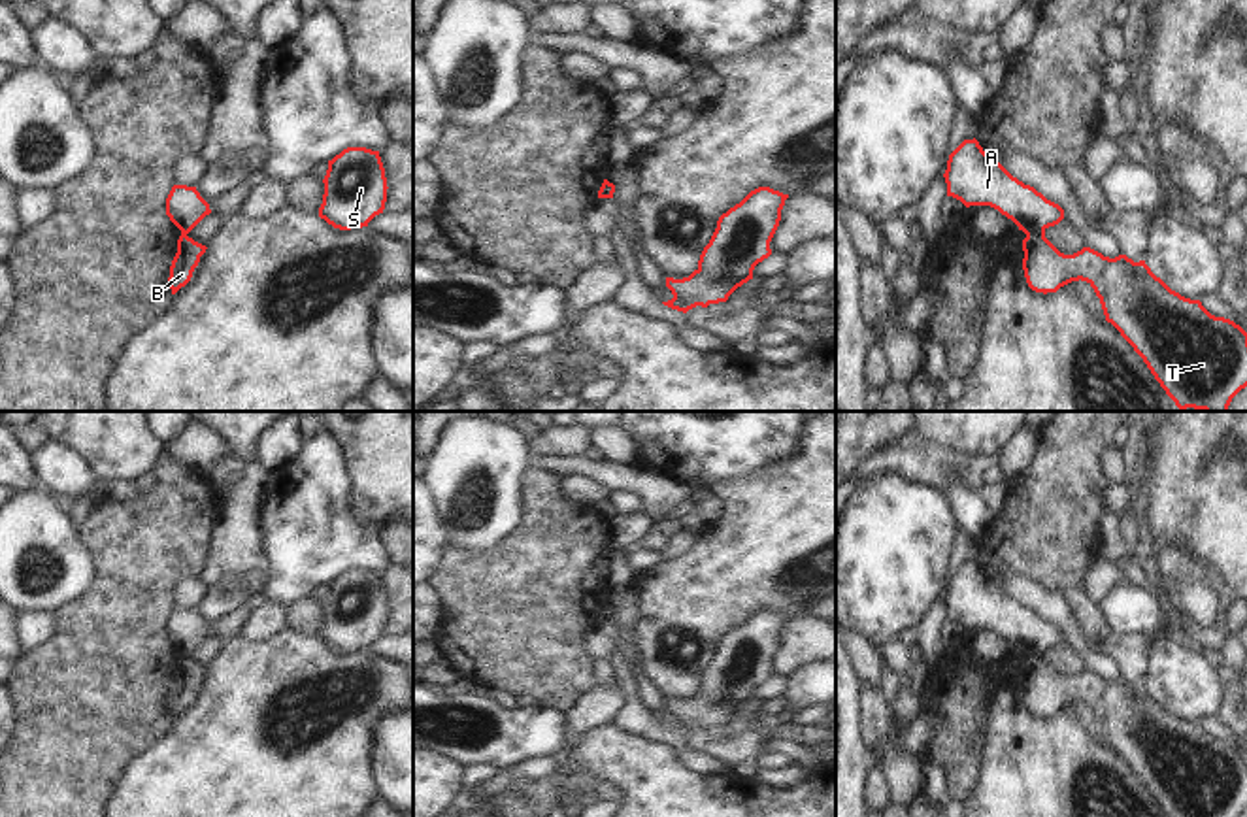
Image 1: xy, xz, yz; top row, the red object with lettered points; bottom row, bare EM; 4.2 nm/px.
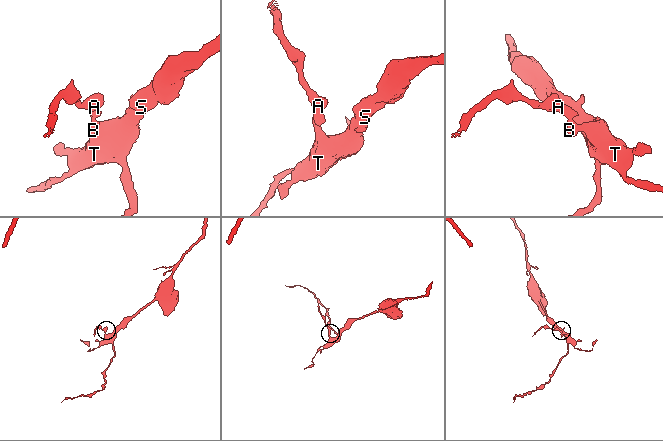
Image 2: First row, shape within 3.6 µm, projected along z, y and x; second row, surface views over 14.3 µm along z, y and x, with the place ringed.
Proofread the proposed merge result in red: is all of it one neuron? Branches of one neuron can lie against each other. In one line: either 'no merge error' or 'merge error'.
merge error

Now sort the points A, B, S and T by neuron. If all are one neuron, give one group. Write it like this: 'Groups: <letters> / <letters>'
Groups: A / B S T.

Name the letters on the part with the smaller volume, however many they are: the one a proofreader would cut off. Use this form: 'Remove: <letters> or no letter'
Remove: A

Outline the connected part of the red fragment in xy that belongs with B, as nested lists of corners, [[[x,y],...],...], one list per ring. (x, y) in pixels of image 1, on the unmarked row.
[[[187,657],[179,659],[177,675],[172,683],[168,700],[172,717],[175,717],[181,709],[185,709],[191,704],[192,694],[198,689],[200,679],[206,675],[206,672],[206,668],[194,664]]]

